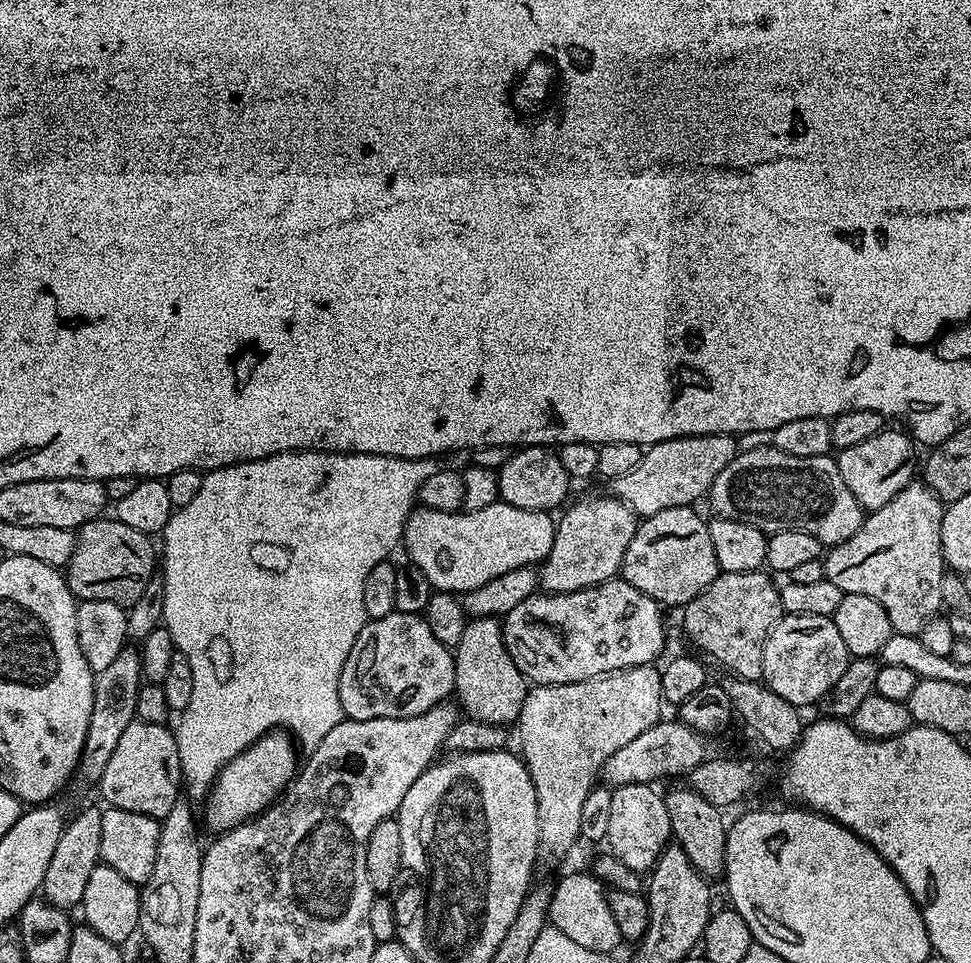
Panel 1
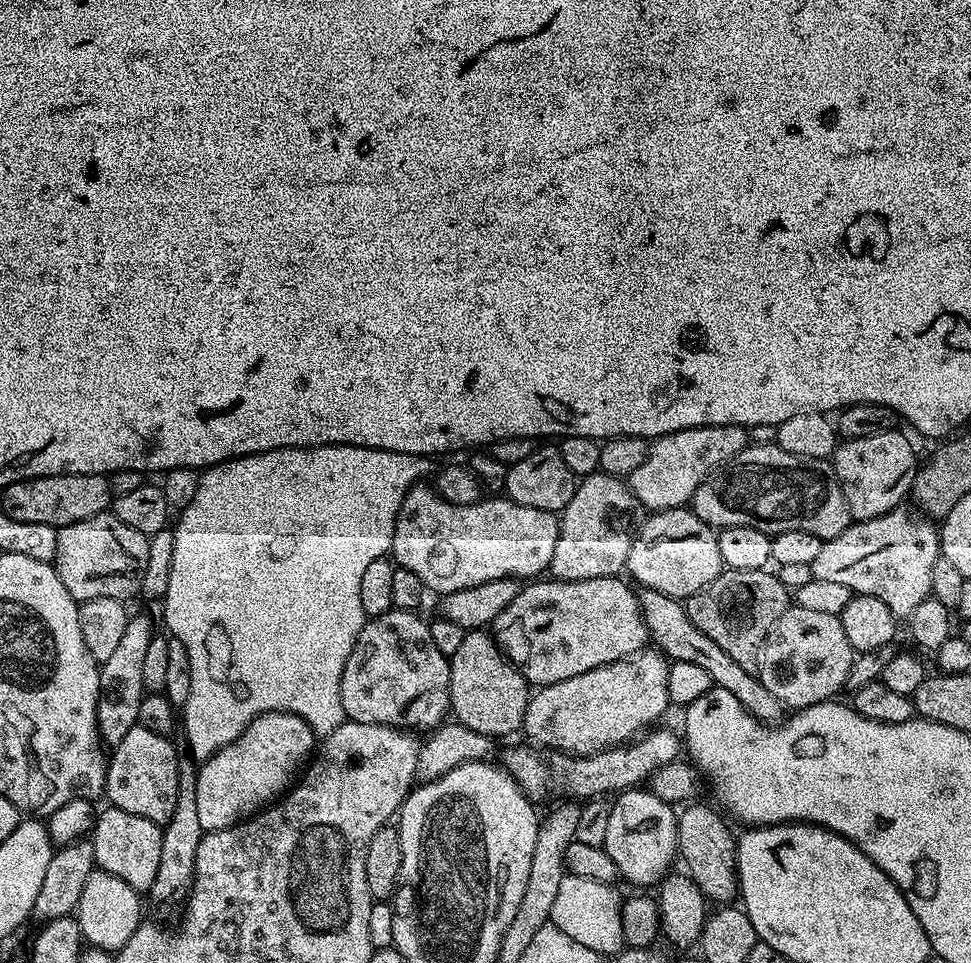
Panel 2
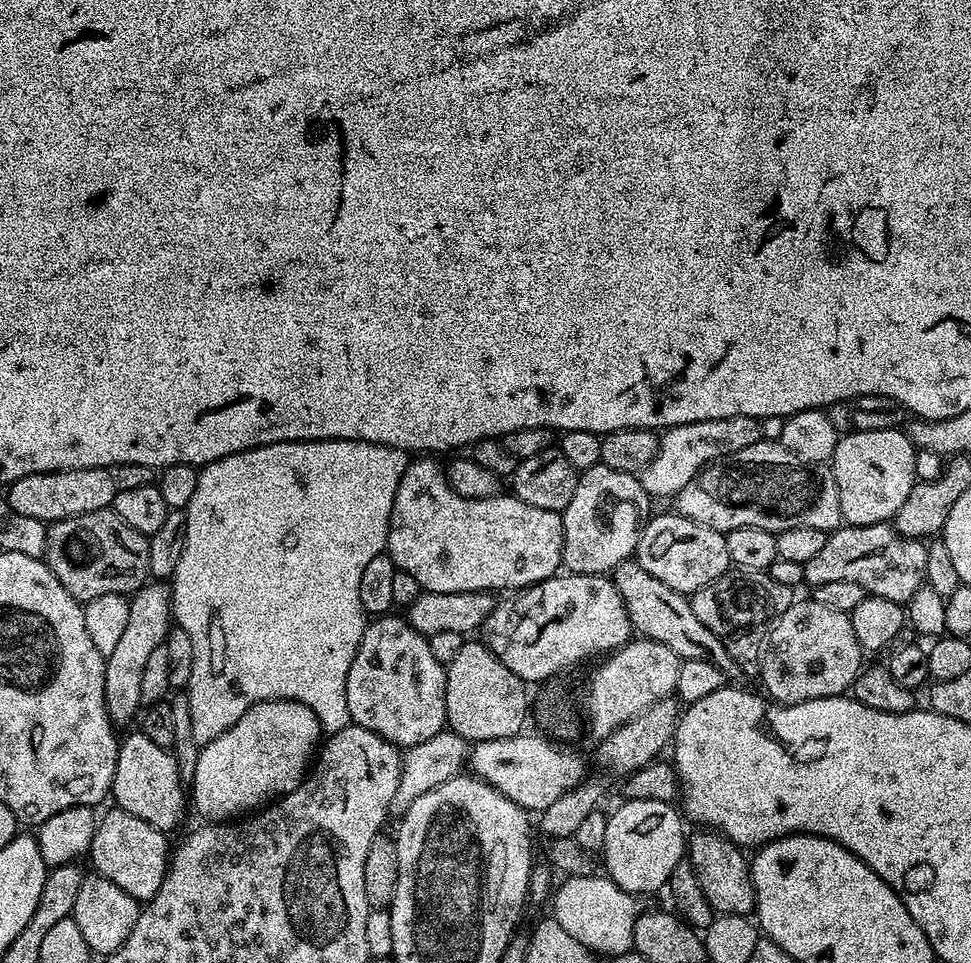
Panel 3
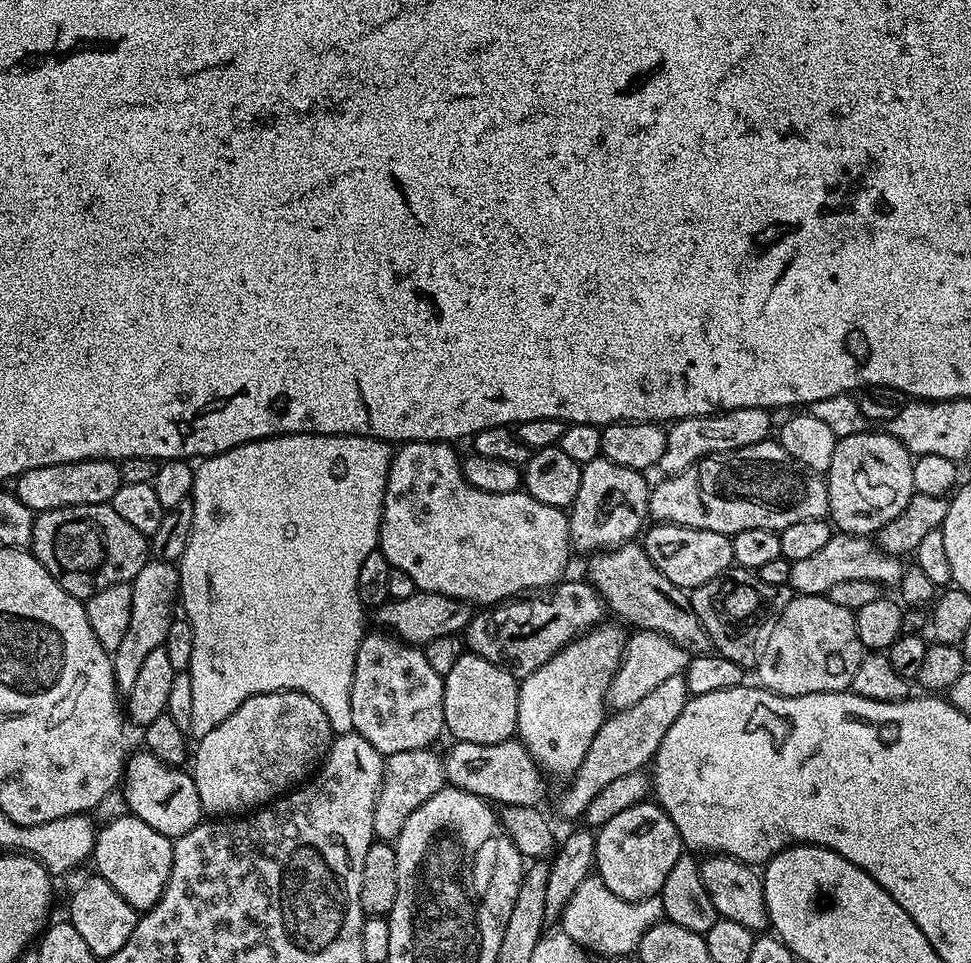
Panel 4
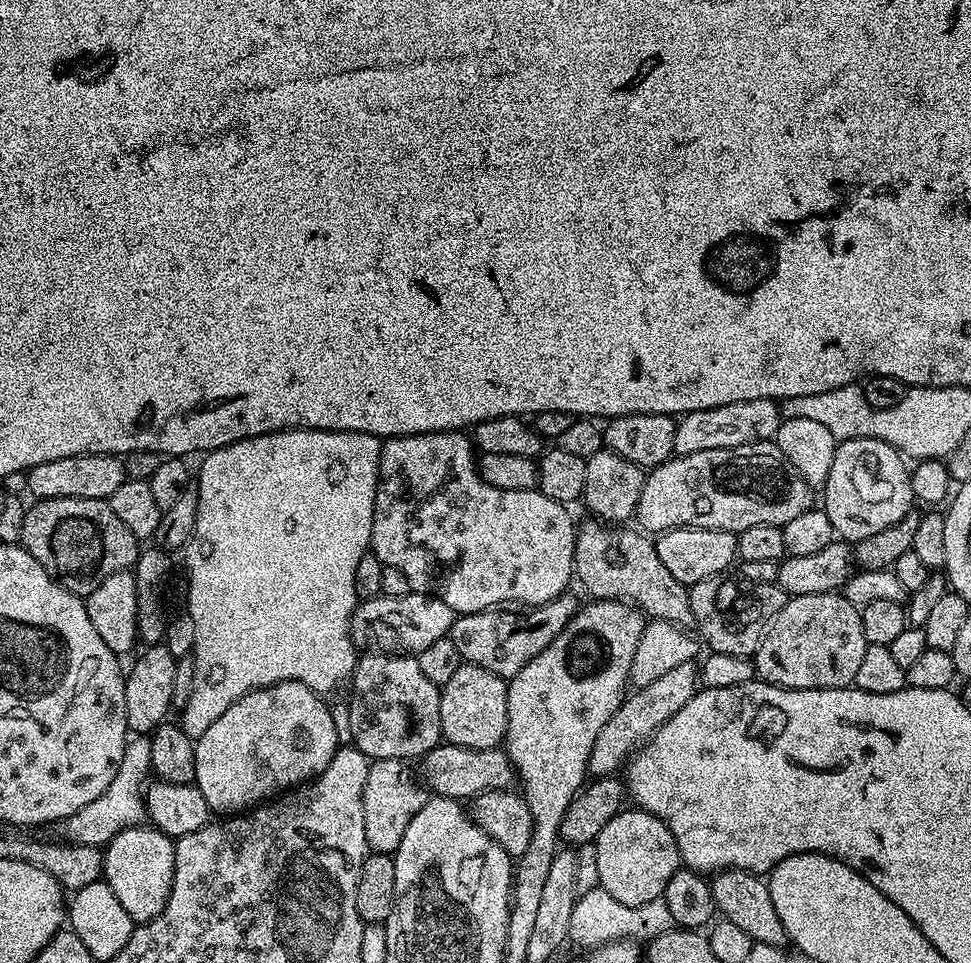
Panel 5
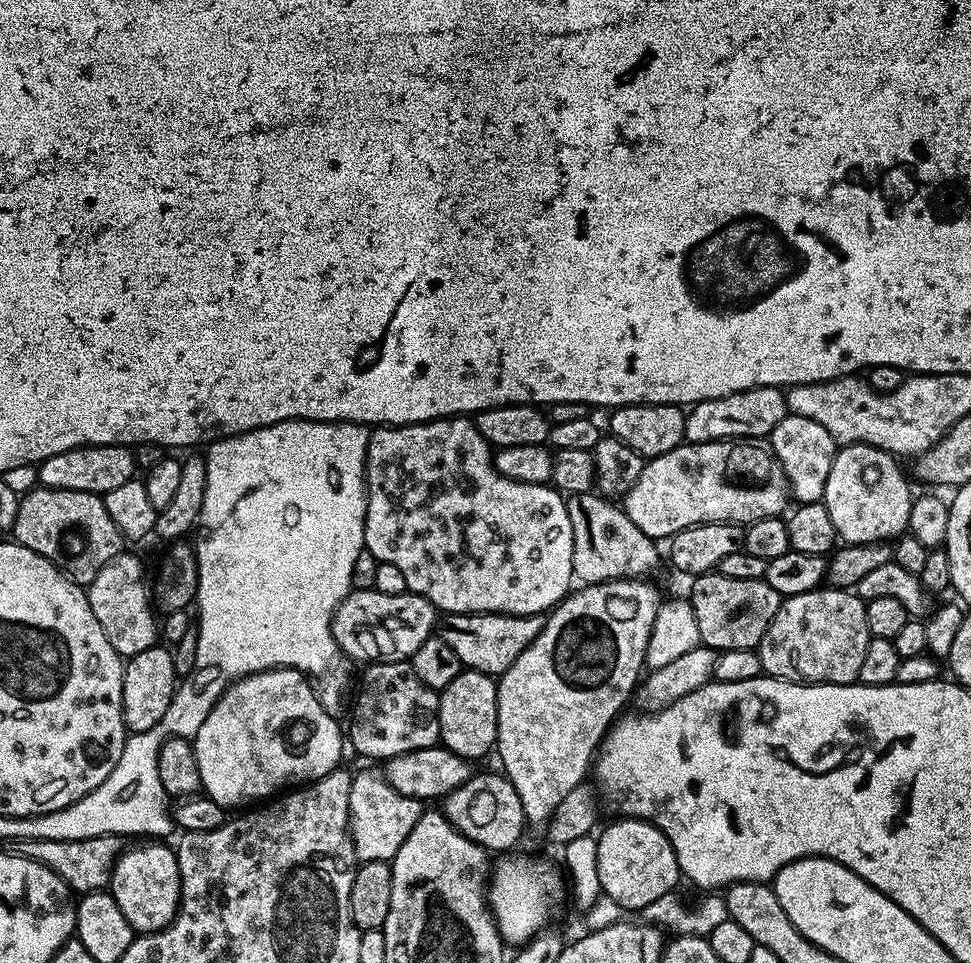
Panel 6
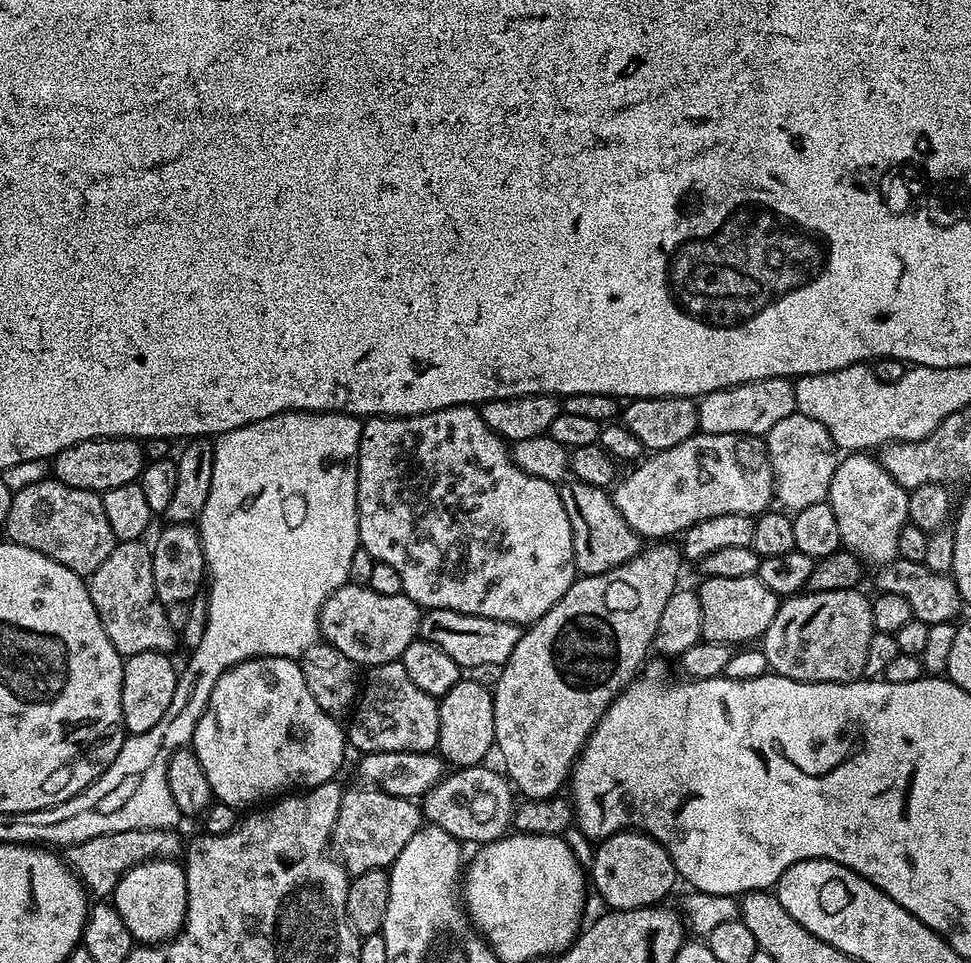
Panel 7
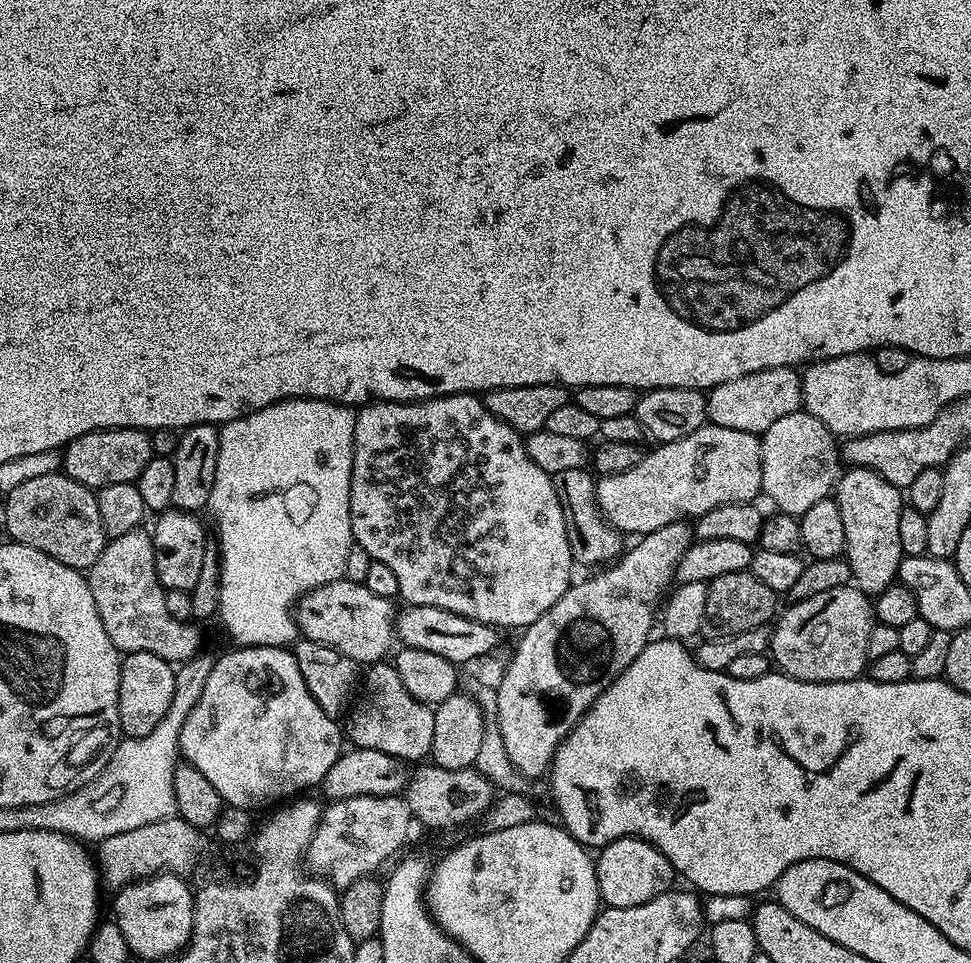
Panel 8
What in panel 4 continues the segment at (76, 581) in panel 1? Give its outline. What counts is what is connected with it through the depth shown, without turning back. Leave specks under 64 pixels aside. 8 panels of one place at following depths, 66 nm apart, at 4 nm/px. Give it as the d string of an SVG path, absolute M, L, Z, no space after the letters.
M99 504L98 506L62 506L58 510L46 510L35 513L34 534L30 551L36 561L57 578L64 578L67 572L85 572L96 586L107 586L109 584L131 585L132 579L146 566L150 558L150 540L130 522L125 522L114 510L111 504Z

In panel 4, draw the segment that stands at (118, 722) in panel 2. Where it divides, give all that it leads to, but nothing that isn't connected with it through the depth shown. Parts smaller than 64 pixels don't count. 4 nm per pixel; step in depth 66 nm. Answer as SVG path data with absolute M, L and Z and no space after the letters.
M149 558L146 566L142 566L142 570L138 570L132 579L130 587L130 626L126 626L126 635L118 645L118 650L111 653L114 682L120 694L134 690L142 662L152 651L164 646L166 633L170 631L174 619L172 603L175 605L180 595L180 569L171 560Z

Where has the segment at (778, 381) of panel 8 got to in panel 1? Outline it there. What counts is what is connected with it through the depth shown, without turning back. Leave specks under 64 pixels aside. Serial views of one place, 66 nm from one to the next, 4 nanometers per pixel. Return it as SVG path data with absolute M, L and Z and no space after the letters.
M722 434L705 436L683 436L651 445L641 455L638 466L614 482L614 495L617 500L631 506L637 517L653 516L658 510L686 508L695 505L696 499L707 497L708 488L730 466L737 456L737 437Z

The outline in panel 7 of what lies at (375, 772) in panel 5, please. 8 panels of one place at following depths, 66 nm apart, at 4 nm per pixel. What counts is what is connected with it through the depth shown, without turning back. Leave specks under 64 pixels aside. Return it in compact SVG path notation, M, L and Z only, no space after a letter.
M349 787L345 791L330 841L331 851L344 865L349 877L366 870L391 869L406 842L410 842L410 838L414 838L416 831L422 827L422 808L416 800L386 794L381 788L359 787Z

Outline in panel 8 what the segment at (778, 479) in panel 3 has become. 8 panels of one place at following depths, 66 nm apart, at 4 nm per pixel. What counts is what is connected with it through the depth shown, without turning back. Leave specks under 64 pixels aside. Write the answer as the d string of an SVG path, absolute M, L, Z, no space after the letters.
M705 422L698 430L694 430L694 434L686 434L686 438L678 438L669 444L656 444L653 452L649 451L642 458L642 462L638 462L638 466L634 466L631 470L626 470L622 474L610 474L609 476L600 476L596 480L596 504L600 507L600 515L621 534L629 534L628 532L636 532L635 534L643 534L658 530L658 526L670 526L670 522L675 520L691 521L697 516L706 514L710 510L714 510L714 506L730 506L731 504L750 504L759 497L762 492L762 450L760 449L761 437L754 432L746 430L730 430L726 426L718 426L711 422Z

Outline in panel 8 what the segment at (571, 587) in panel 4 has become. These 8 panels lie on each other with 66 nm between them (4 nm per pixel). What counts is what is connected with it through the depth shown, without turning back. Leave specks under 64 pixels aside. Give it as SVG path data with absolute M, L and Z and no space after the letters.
M409 604L399 609L396 618L395 639L405 648L414 650L431 650L434 654L442 654L450 663L463 666L496 648L497 629L491 624L483 624L477 620L466 618L462 614L454 614L450 610L438 610L438 606L418 606Z

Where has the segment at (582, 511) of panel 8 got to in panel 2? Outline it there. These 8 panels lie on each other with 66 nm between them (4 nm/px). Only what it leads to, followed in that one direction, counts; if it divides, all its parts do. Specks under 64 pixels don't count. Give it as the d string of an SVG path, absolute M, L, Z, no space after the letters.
M647 590L641 591L639 597L648 635L653 641L657 640L655 643L659 651L663 652L669 661L695 662L697 666L702 666L702 670L710 674L713 685L730 690L730 694L734 694L734 698L738 698L738 702L742 702L745 710L756 720L775 725L785 719L784 703L774 698L774 694L770 694L770 690L766 690L766 686L762 686L760 679L753 673L742 670L742 666L738 666L738 662L734 662L734 658L730 658L730 654L722 650L722 646L710 642L710 638L706 638L706 634L702 634L702 630L698 630L694 622L690 622L688 609L681 601Z

